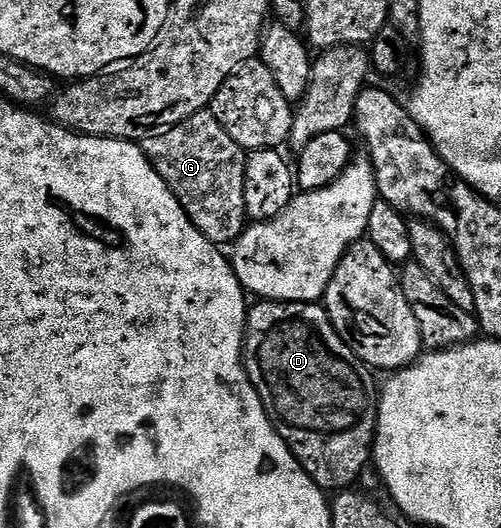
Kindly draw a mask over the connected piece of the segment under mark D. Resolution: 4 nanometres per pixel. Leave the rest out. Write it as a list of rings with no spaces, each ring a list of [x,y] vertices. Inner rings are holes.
[[[259,299],[258,305],[251,307],[246,313],[246,343],[244,345],[244,363],[246,372],[250,376],[250,381],[254,383],[254,388],[260,394],[262,404],[266,407],[266,412],[270,416],[270,421],[274,424],[274,429],[281,434],[284,442],[292,450],[292,454],[302,464],[302,469],[307,472],[312,479],[317,482],[324,490],[350,490],[362,476],[366,464],[371,463],[374,450],[374,431],[378,425],[378,405],[375,393],[370,393],[366,389],[366,384],[362,381],[362,376],[345,360],[342,356],[334,353],[333,344],[343,343],[342,335],[334,329],[334,323],[330,321],[330,315],[326,313],[325,307],[321,303],[312,304],[286,304],[283,300],[264,300]]]

